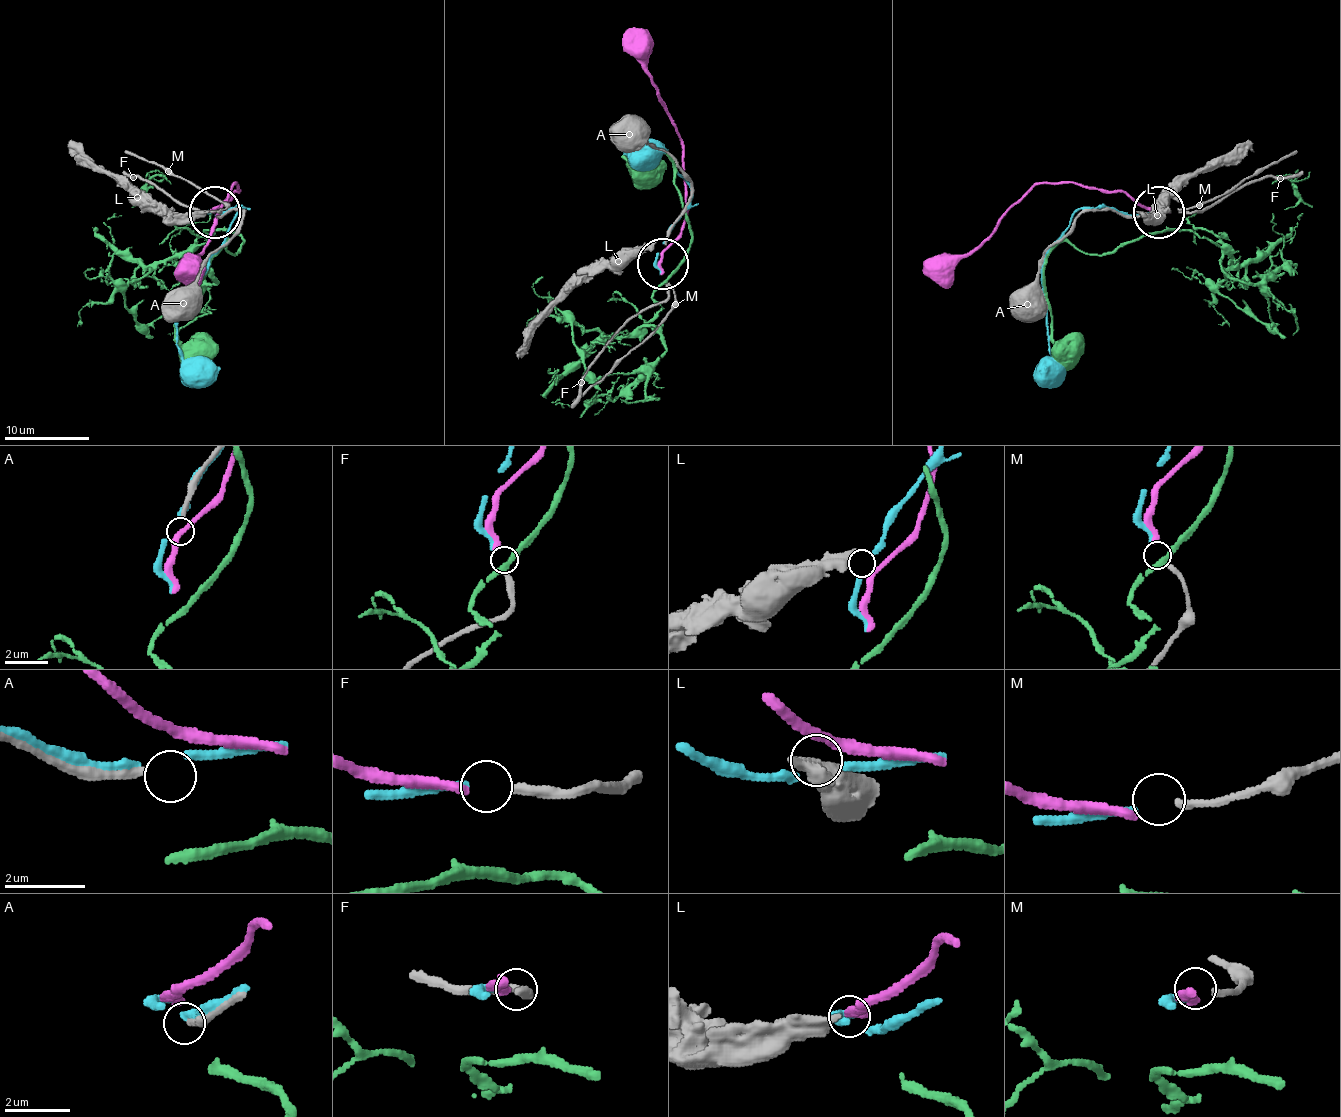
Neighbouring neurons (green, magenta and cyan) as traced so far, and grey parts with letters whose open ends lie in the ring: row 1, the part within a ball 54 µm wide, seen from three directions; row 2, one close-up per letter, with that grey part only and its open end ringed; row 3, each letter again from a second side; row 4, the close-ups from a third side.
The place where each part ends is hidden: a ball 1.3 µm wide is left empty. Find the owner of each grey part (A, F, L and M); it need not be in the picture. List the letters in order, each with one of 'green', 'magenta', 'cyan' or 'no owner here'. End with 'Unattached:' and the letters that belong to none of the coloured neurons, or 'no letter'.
A: no owner here
F: magenta
L: no owner here
M: cyan
Unattached: A, L

